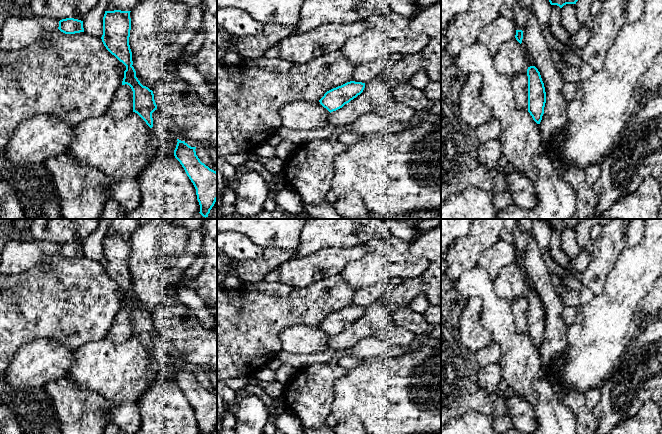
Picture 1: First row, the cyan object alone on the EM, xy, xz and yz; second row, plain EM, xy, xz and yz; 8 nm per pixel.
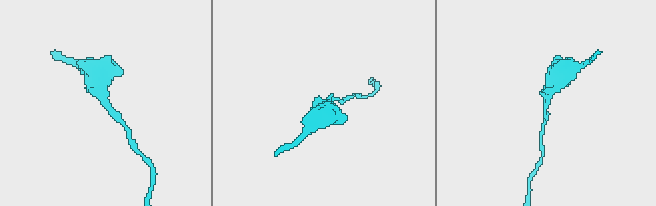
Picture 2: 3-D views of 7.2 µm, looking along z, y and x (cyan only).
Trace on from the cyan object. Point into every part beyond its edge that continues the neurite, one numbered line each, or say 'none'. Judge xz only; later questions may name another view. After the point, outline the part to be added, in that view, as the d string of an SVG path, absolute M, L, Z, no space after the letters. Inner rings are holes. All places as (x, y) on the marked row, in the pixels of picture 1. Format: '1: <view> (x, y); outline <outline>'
none

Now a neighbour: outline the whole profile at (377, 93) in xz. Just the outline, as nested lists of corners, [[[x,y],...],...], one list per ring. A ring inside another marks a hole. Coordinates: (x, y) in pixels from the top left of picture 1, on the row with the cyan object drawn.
[[[379,75],[365,83],[365,88],[360,95],[342,108],[331,112],[328,123],[336,127],[348,126],[362,114],[374,112],[393,102],[393,86]]]

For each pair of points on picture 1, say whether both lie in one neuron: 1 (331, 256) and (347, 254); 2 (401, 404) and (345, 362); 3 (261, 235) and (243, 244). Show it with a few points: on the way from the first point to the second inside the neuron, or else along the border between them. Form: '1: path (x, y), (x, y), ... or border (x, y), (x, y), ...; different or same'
1: path (335, 256), (343, 256); same
2: border (362, 360), (359, 365), (348, 371); different
3: border (229, 231), (243, 233), (263, 248); different

